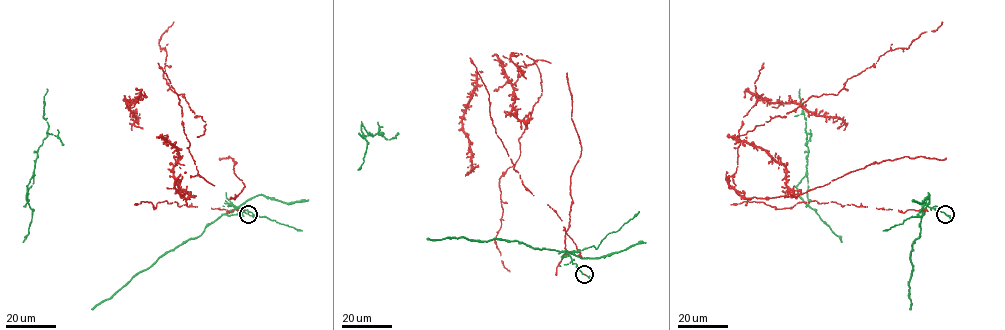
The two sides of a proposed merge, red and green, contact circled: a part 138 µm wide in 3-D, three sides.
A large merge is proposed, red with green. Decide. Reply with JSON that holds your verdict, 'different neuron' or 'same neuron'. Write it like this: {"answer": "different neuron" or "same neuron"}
{"answer": "different neuron"}

